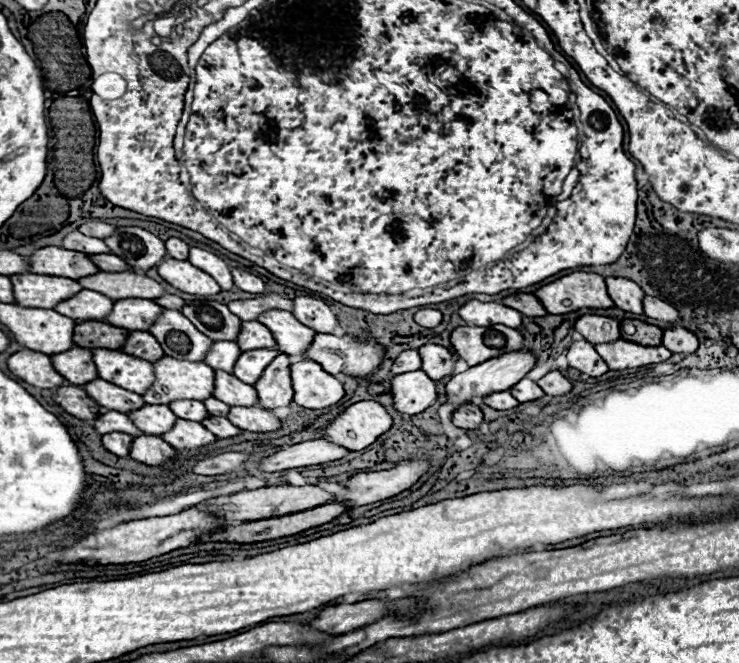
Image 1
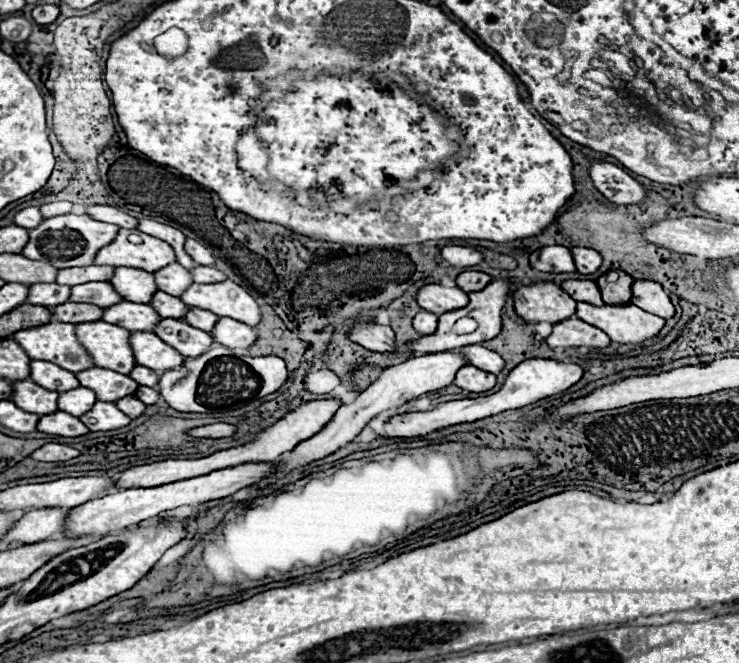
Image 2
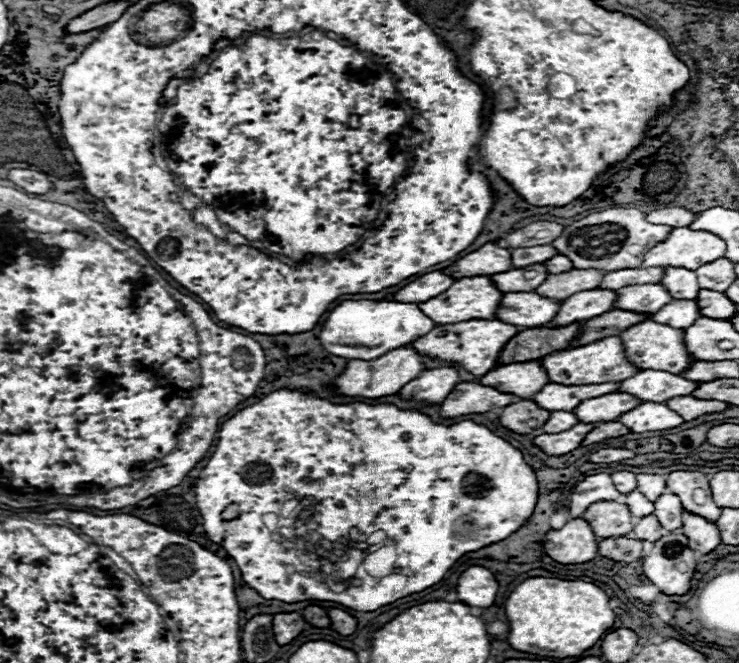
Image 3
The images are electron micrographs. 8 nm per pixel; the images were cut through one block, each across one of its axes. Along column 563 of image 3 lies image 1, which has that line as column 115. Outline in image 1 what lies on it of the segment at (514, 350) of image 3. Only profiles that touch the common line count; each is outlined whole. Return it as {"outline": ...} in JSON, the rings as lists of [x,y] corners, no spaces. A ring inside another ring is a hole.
{"outline":[[[82,322],[74,328],[74,344],[80,348],[120,350],[128,338],[128,330],[104,322]]]}

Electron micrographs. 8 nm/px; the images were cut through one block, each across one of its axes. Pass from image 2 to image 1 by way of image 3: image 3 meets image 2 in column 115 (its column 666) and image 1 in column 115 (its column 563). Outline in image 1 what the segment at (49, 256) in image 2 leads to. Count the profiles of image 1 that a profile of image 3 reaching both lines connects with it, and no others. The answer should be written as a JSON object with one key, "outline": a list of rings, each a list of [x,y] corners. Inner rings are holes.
{"outline":[[[120,226],[114,236],[106,238],[106,244],[110,244],[112,254],[122,256],[128,264],[134,264],[134,272],[146,272],[166,254],[164,242],[142,228]]]}

